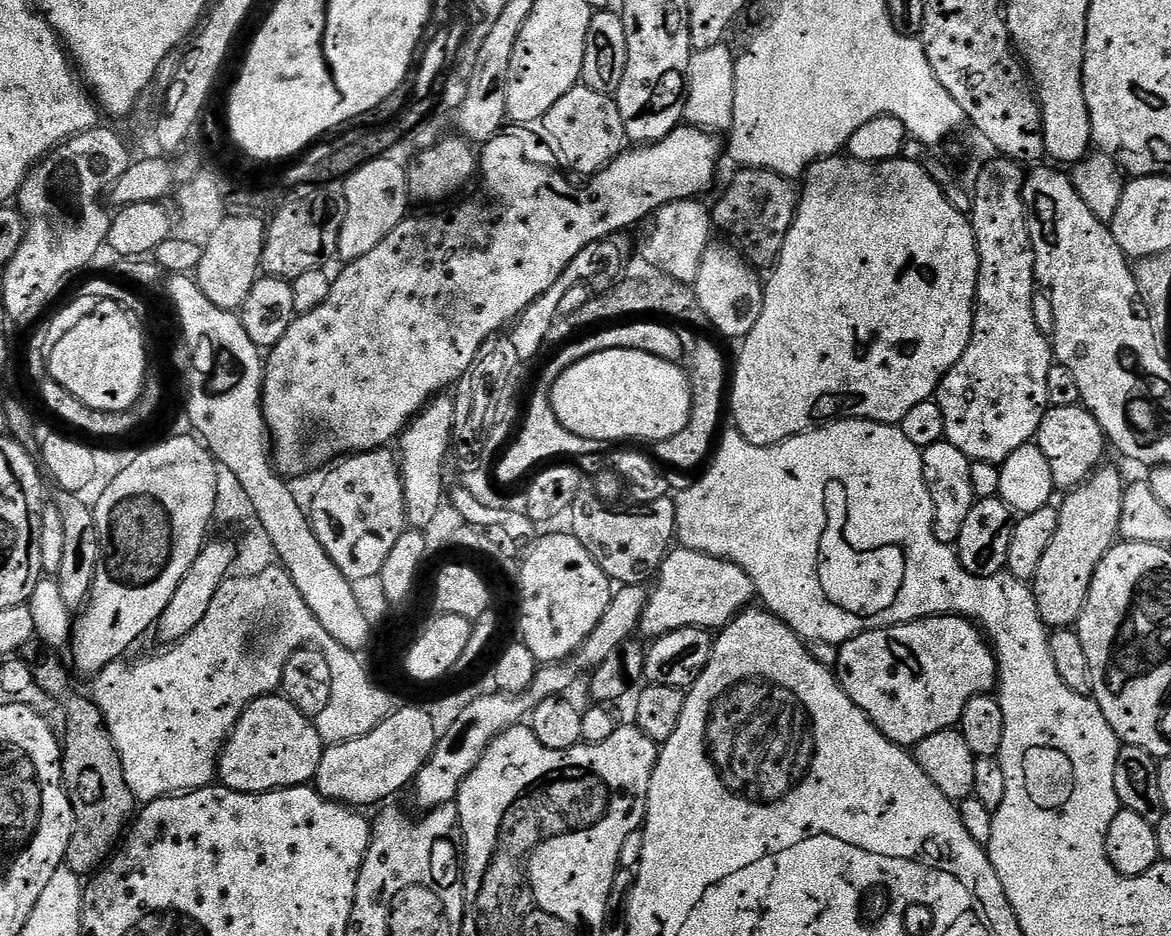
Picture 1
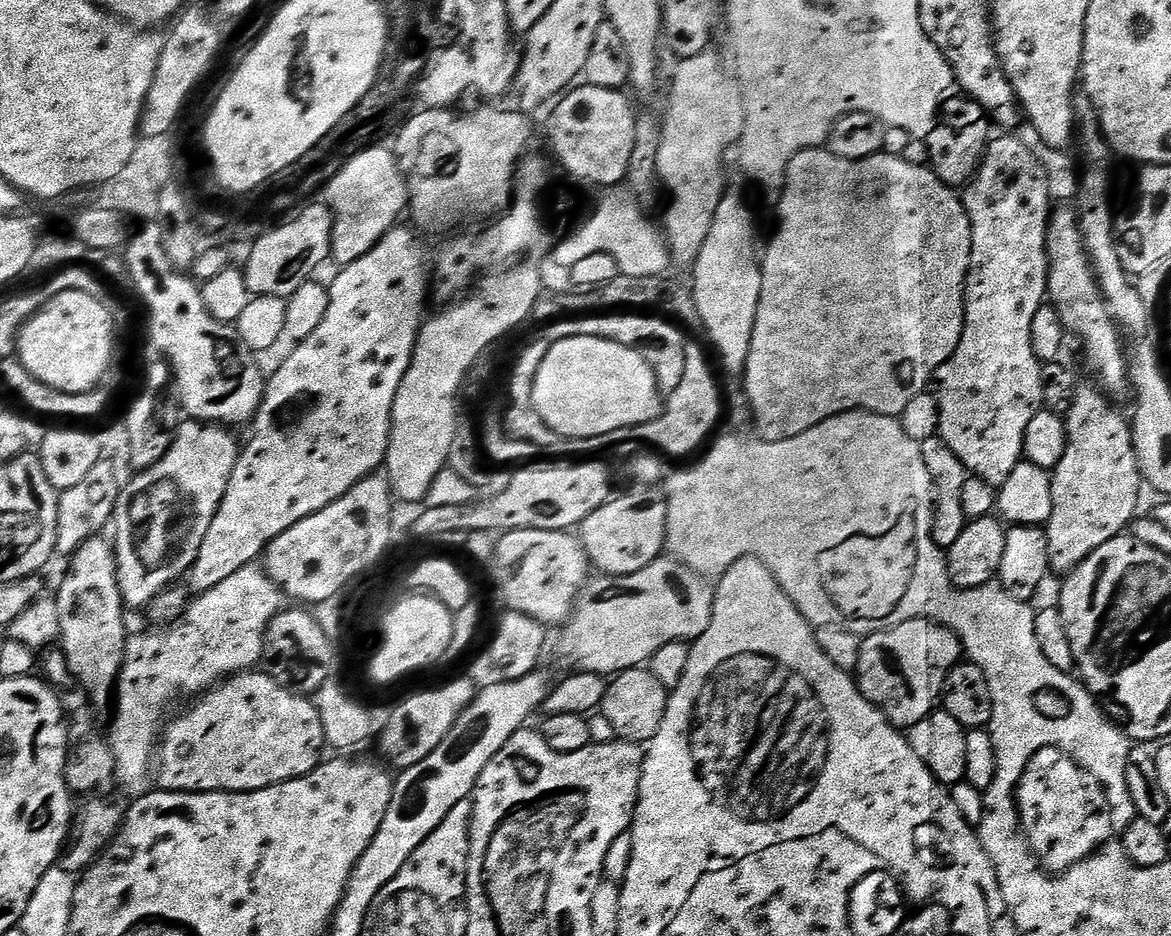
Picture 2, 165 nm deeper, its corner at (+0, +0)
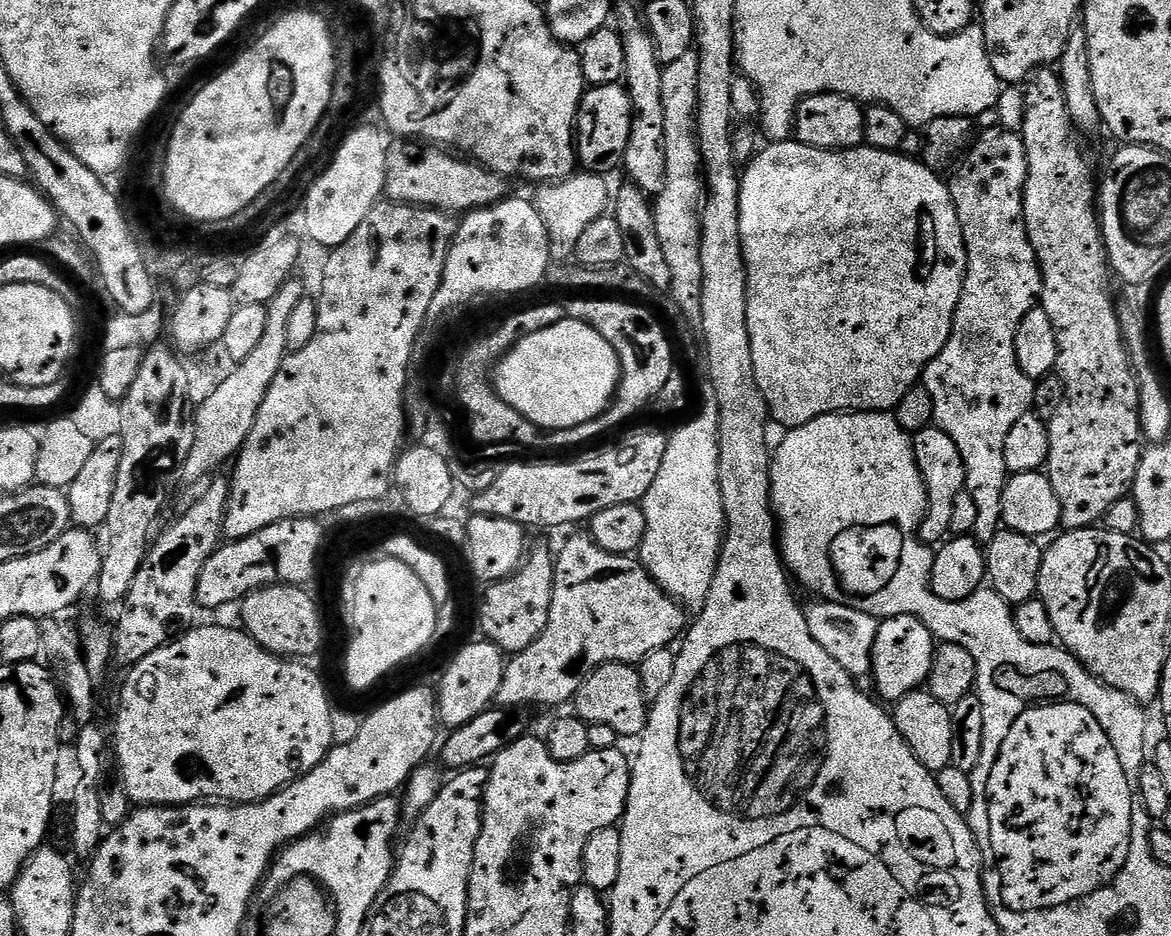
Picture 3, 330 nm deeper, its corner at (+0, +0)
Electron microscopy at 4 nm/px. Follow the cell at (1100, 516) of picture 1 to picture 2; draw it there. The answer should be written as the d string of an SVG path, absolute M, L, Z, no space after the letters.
M1082 386L1066 414L1068 425L1068 445L1062 462L1051 469L1052 478L1052 513L1046 525L1048 533L1048 553L1050 568L1053 573L1067 574L1073 572L1083 560L1098 546L1110 542L1110 538L1121 535L1124 528L1136 516L1136 507L1140 504L1142 477L1138 458L1134 454L1132 426L1129 417L1123 416L1099 387Z

